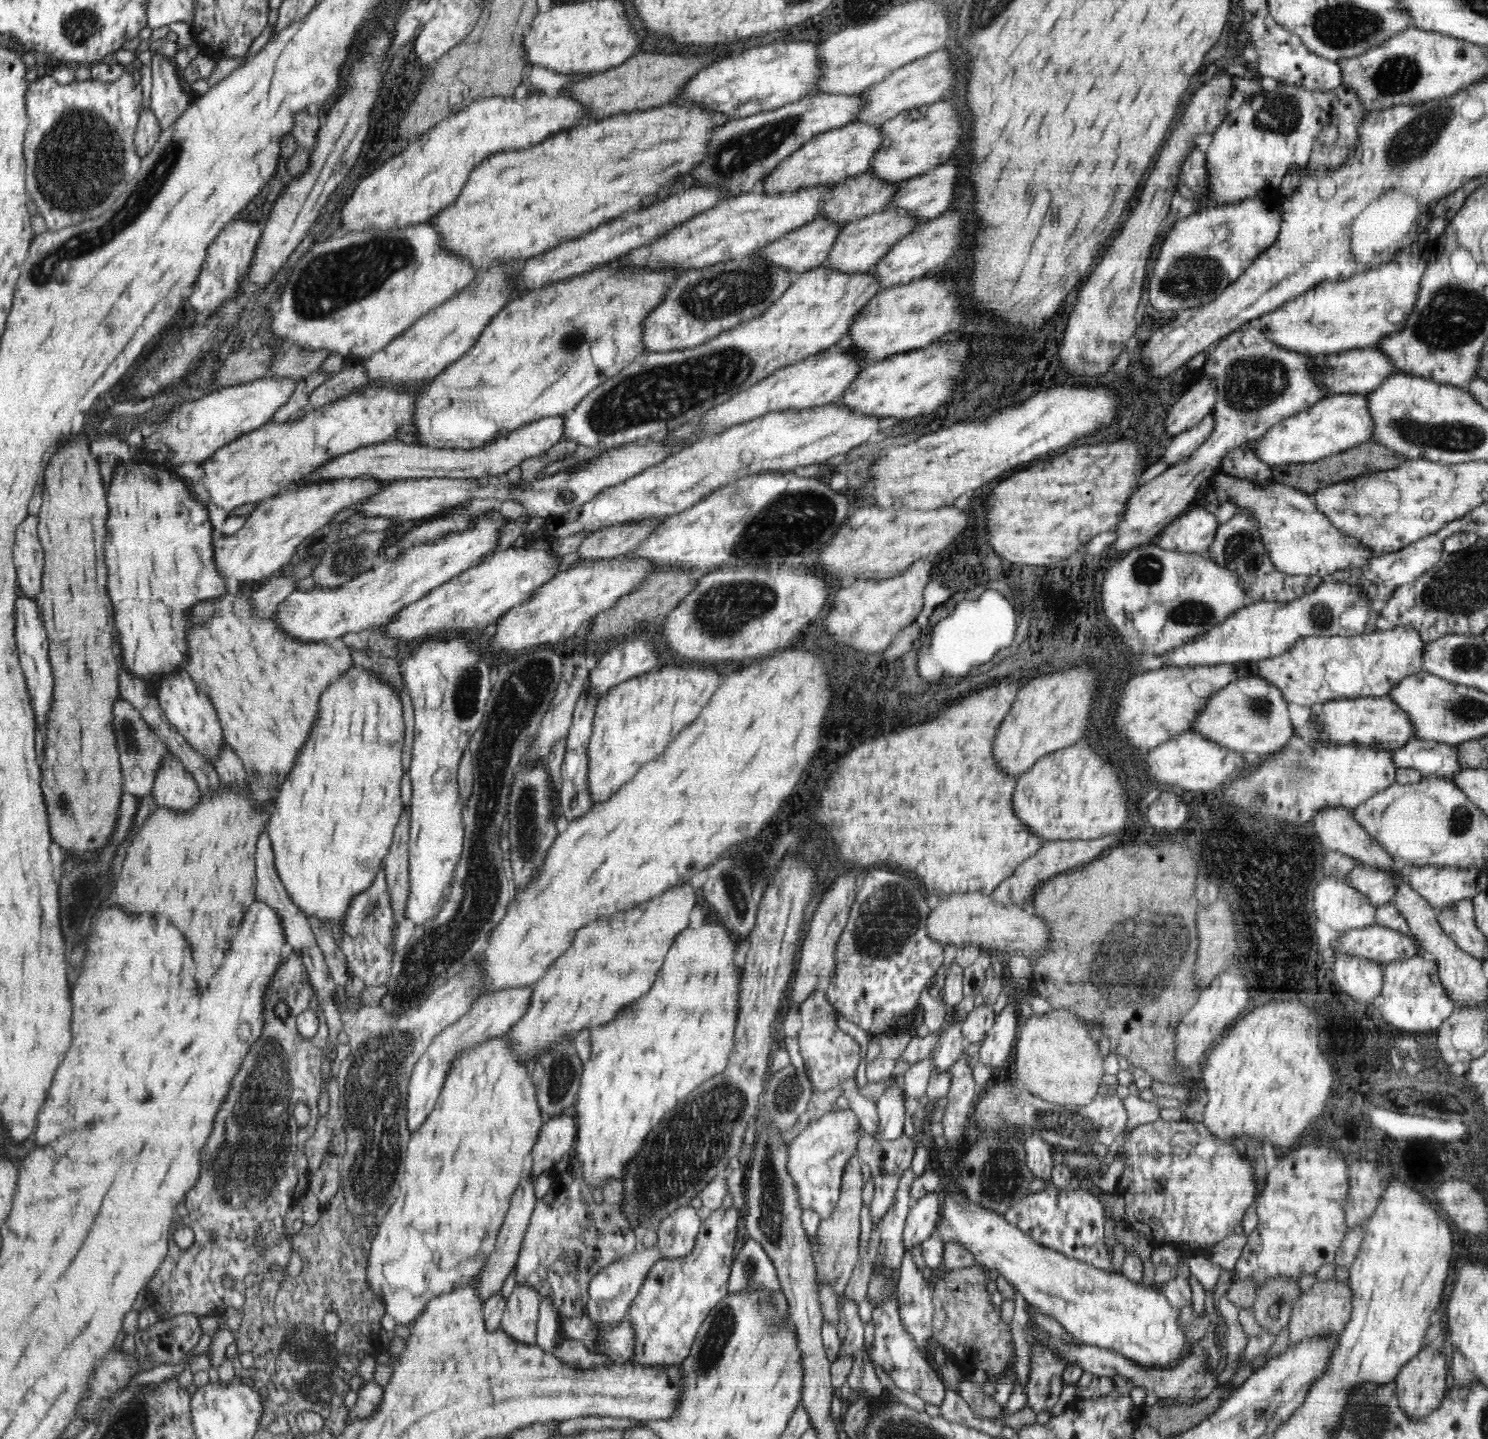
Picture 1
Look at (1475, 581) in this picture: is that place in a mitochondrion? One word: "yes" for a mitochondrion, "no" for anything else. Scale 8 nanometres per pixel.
yes

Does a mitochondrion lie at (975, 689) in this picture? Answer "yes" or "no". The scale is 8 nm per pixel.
no

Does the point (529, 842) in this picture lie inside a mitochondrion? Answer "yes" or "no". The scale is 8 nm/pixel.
yes

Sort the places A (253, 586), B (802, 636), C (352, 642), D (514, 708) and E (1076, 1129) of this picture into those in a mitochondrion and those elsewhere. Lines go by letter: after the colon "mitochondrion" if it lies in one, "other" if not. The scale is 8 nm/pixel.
A: other
B: other
C: other
D: mitochondrion
E: mitochondrion

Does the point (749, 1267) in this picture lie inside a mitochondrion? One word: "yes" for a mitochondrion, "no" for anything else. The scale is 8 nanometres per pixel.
yes

